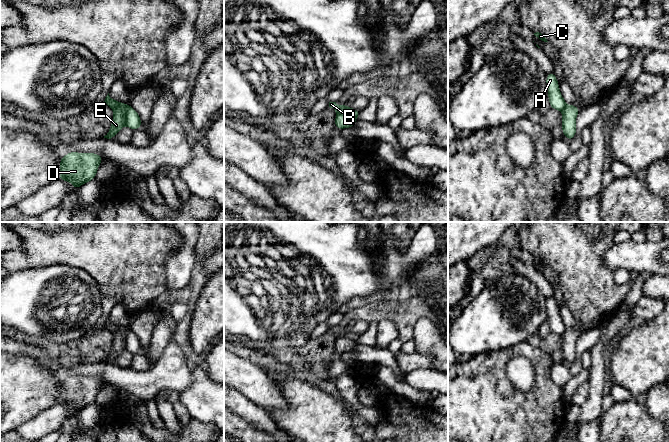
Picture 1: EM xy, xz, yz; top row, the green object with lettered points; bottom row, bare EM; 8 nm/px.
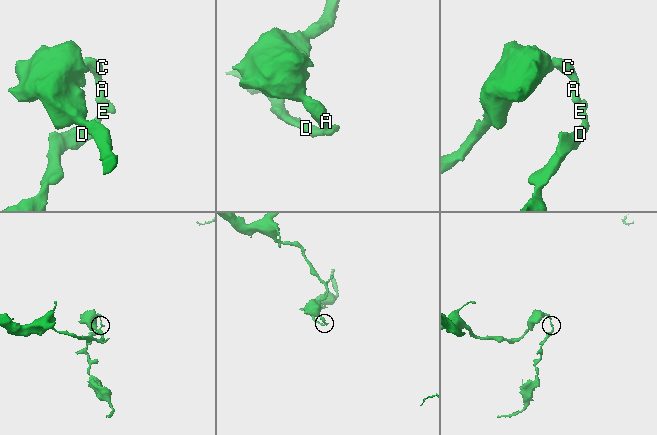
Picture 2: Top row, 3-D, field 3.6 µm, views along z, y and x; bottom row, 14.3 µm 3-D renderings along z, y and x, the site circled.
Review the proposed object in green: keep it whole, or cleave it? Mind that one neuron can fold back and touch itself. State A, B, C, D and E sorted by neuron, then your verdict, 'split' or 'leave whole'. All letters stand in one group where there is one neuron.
A B C / D E; split

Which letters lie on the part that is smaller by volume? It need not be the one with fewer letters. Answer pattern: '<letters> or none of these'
D, E

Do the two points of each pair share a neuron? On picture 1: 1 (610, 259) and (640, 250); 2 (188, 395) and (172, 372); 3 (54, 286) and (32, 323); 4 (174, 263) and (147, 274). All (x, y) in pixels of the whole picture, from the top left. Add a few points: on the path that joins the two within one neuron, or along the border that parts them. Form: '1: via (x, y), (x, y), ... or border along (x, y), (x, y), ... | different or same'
1: via (617, 256), (633, 255) | same
2: border along (190, 366), (191, 382), (178, 392) | different
3: via (44, 293), (32, 305), (32, 313) | same
4: border along (177, 247), (167, 256), (165, 261), (166, 288) | different

